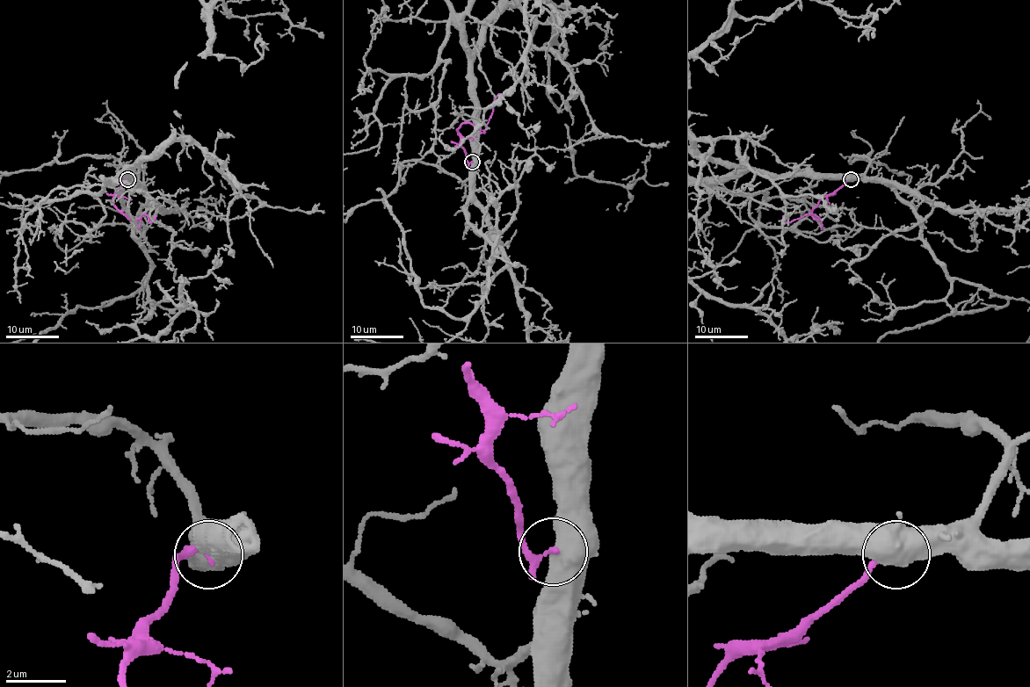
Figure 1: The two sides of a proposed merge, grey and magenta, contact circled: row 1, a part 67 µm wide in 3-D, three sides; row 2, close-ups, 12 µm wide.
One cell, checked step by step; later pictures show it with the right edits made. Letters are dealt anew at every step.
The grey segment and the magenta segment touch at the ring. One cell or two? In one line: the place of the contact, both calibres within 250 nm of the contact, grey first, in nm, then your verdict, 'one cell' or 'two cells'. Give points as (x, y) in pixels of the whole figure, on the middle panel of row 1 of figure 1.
at (472, 162); 750 nm thick on the grey side, 160 nm on the other; two cells

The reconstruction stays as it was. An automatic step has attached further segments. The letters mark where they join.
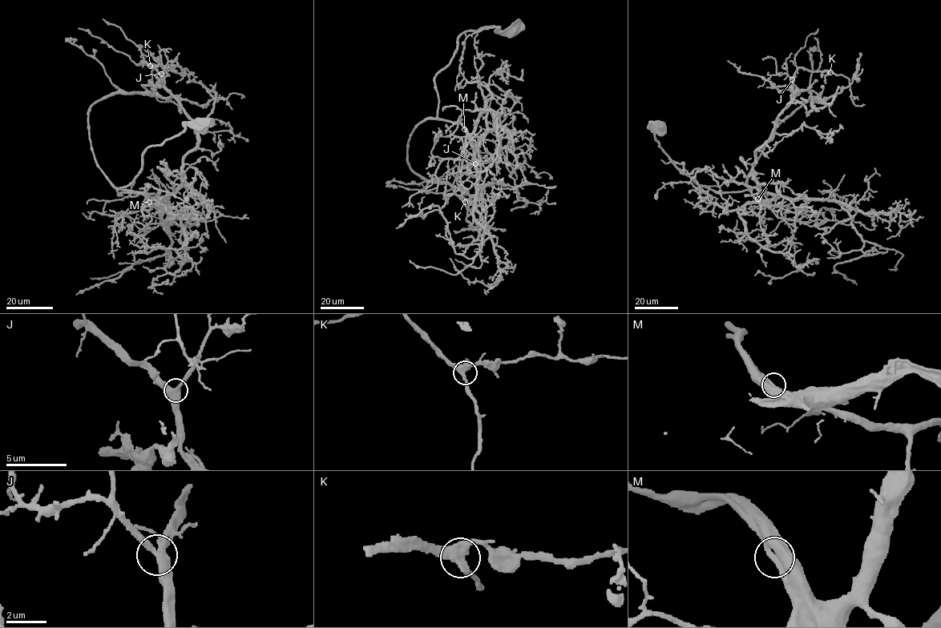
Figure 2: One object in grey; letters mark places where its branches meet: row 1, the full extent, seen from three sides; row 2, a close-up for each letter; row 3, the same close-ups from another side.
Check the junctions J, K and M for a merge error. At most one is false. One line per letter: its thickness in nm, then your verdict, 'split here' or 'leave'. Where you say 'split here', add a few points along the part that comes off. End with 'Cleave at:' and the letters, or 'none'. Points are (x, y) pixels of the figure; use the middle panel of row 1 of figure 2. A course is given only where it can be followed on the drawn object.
J: 460 nm | leave
K: 440 nm | leave
M: 600 nm | leave
Cleave at: none

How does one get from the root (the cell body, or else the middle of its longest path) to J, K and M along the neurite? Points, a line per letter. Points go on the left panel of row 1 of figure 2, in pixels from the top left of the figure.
J: (202, 124), (149, 146), (117, 192), (155, 203), (181, 184), (183, 158), (196, 146), (195, 126), (161, 74)
K: (202, 124), (149, 146), (117, 192), (155, 203), (181, 184), (198, 142), (162, 76), (137, 64), (150, 66)
M: (202, 124), (186, 126), (162, 144), (149, 146), (141, 171), (117, 191), (142, 194), (149, 203)

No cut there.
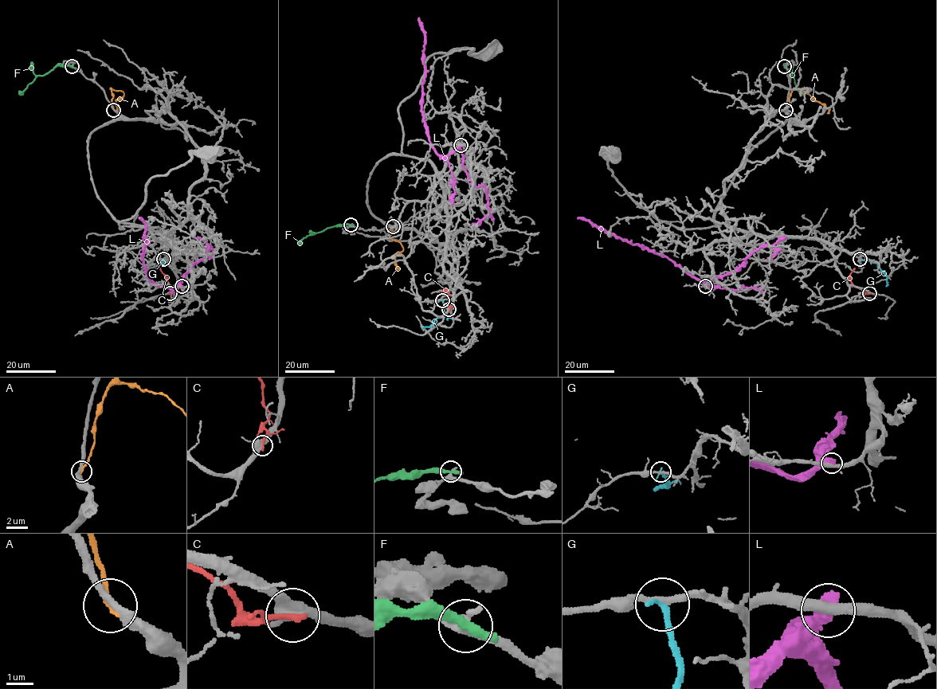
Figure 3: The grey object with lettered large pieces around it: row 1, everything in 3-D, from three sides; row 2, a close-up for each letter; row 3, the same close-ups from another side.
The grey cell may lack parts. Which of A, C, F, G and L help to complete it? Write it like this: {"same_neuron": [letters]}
{"same_neuron": []}

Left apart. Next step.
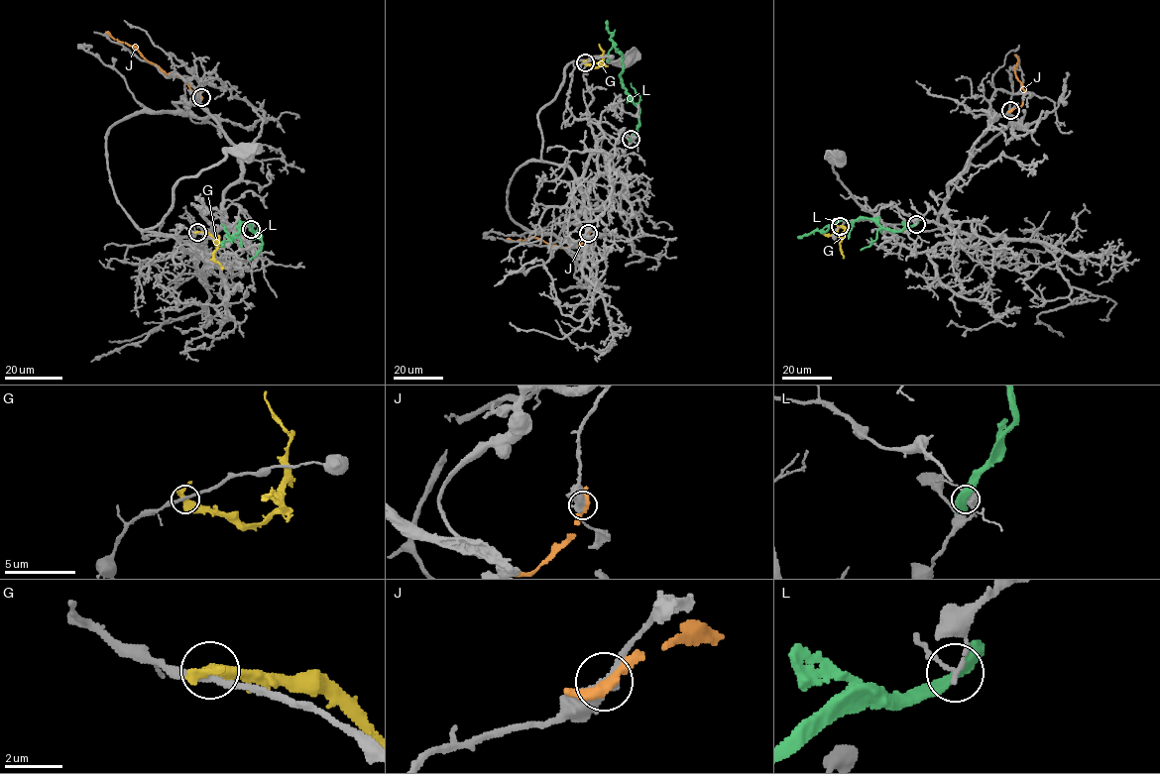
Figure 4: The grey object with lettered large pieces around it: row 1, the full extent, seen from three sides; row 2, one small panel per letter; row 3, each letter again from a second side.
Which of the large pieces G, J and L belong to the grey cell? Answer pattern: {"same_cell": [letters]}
{"same_cell": []}

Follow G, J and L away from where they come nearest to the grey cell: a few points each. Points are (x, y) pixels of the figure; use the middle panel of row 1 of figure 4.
G: (585, 62), (598, 67), (602, 64), (600, 62), (606, 65)
J: (588, 233), (580, 245), (567, 247), (534, 238), (517, 241), (507, 239)
L: (631, 139), (638, 125), (638, 108), (624, 87), (622, 55), (615, 49), (607, 20)

